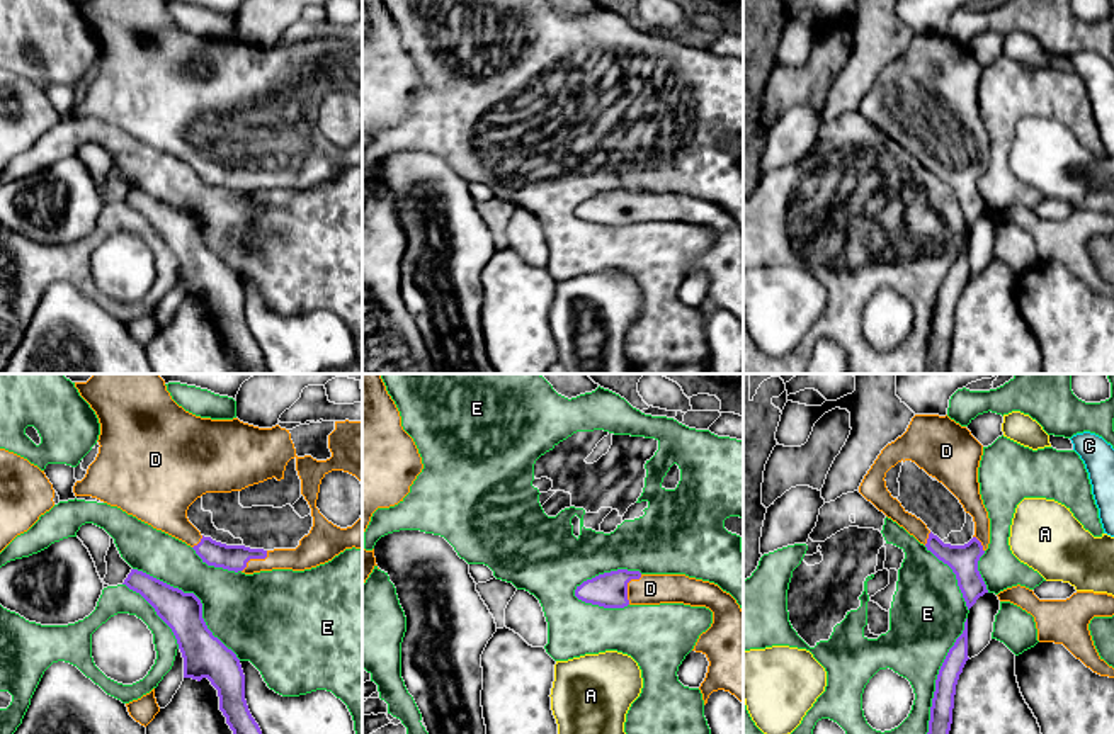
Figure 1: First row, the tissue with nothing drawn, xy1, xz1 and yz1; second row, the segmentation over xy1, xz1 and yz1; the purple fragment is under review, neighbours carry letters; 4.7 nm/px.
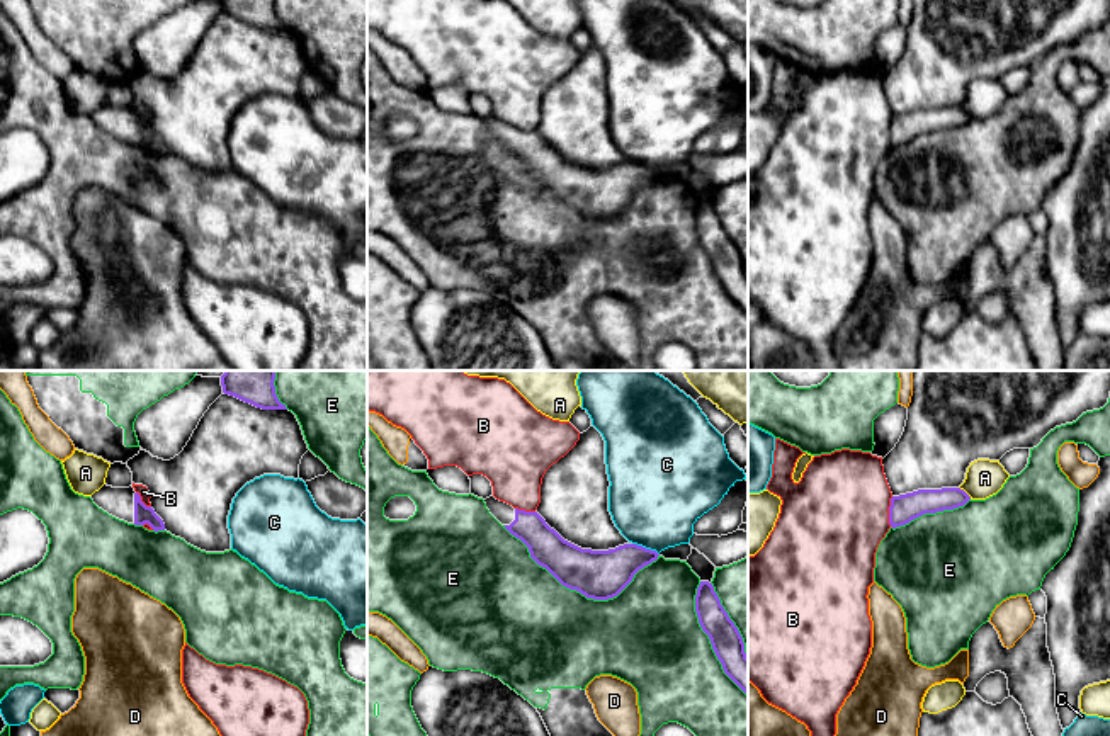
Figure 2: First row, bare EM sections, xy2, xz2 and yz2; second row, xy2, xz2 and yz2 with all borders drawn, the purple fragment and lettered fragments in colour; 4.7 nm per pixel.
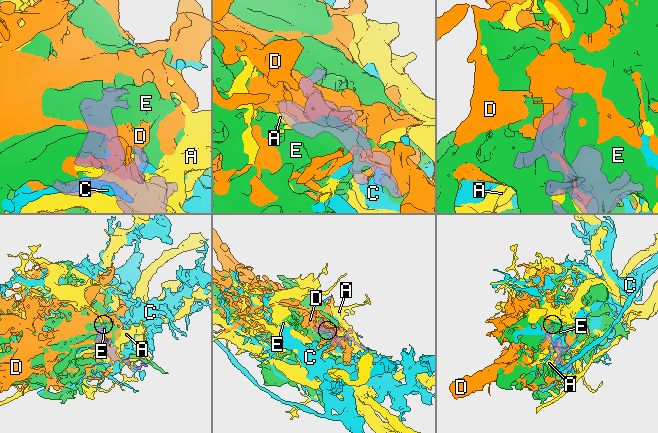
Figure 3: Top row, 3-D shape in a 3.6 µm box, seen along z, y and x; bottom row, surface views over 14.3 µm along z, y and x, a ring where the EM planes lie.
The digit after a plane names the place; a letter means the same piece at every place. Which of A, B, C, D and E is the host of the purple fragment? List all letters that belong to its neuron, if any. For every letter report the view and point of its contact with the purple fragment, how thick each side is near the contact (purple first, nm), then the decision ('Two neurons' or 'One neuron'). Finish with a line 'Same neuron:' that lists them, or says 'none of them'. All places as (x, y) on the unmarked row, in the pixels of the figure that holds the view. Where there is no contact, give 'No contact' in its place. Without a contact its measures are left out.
A: Touches purple at yz2 (966, 113). Thickness 120 nm (purple) against 180 nm. Two neurons
B: Touches purple at yz2 (889, 131). Thickness 130 nm (purple) against 480 nm. Two neurons
C: Touches purple at xz2 (645, 167). Thickness 240 nm (purple) against 440 nm. Two neurons
D: Touches purple at xz1 (626, 206). Thickness 170 nm (purple) against 140 nm. One neuron
E: Touches purple at xz2 (580, 211). Thickness 240 nm (purple) against 480 nm. Two neurons
Same neuron: D

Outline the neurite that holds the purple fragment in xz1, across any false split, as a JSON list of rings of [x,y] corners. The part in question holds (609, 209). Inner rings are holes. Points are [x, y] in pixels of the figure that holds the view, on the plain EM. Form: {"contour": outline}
{"contour": [[[617,189],[583,200],[577,206],[575,216],[604,228],[660,223],[709,228],[713,243],[699,255],[692,268],[709,280],[706,297],[699,306],[704,325],[718,309],[730,311],[743,323],[743,229],[718,204],[685,194],[641,194]]]}

